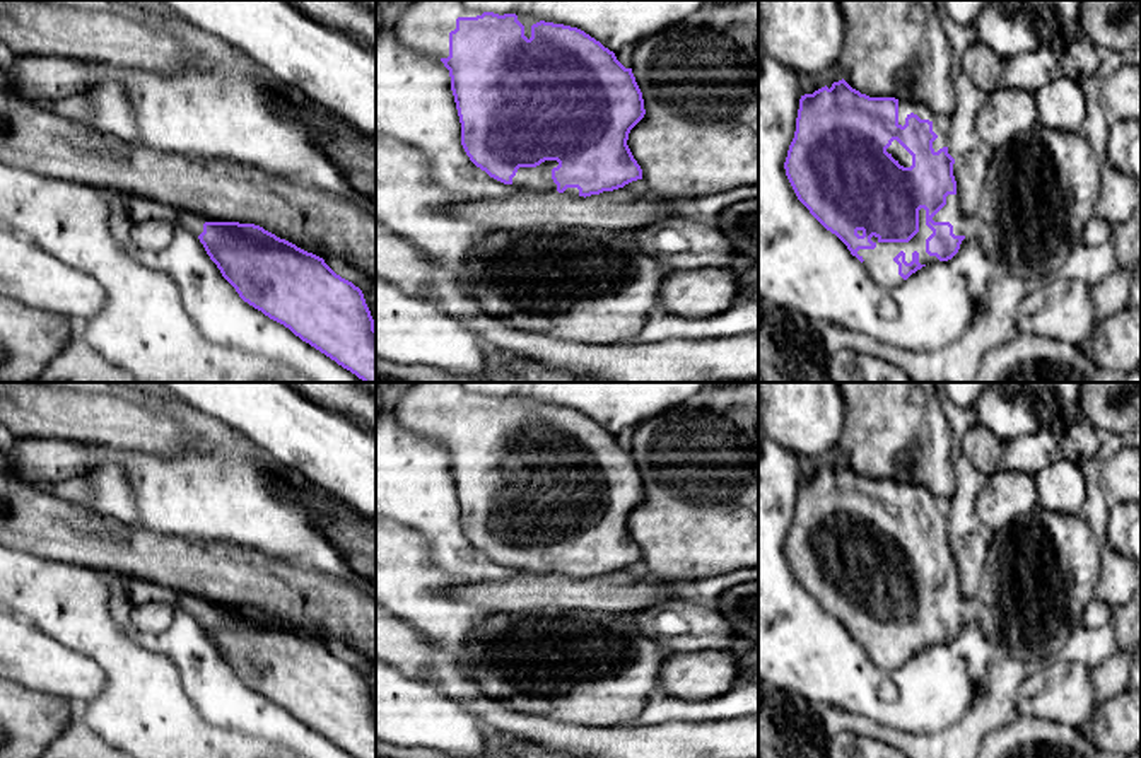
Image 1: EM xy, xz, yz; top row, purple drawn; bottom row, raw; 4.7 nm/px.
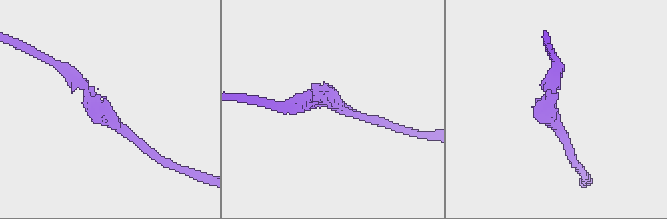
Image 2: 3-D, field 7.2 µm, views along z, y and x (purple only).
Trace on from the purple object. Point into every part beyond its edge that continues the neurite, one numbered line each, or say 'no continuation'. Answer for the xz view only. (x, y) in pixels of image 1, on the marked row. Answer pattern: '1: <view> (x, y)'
1: xz (424, 26)
2: xz (538, 178)

